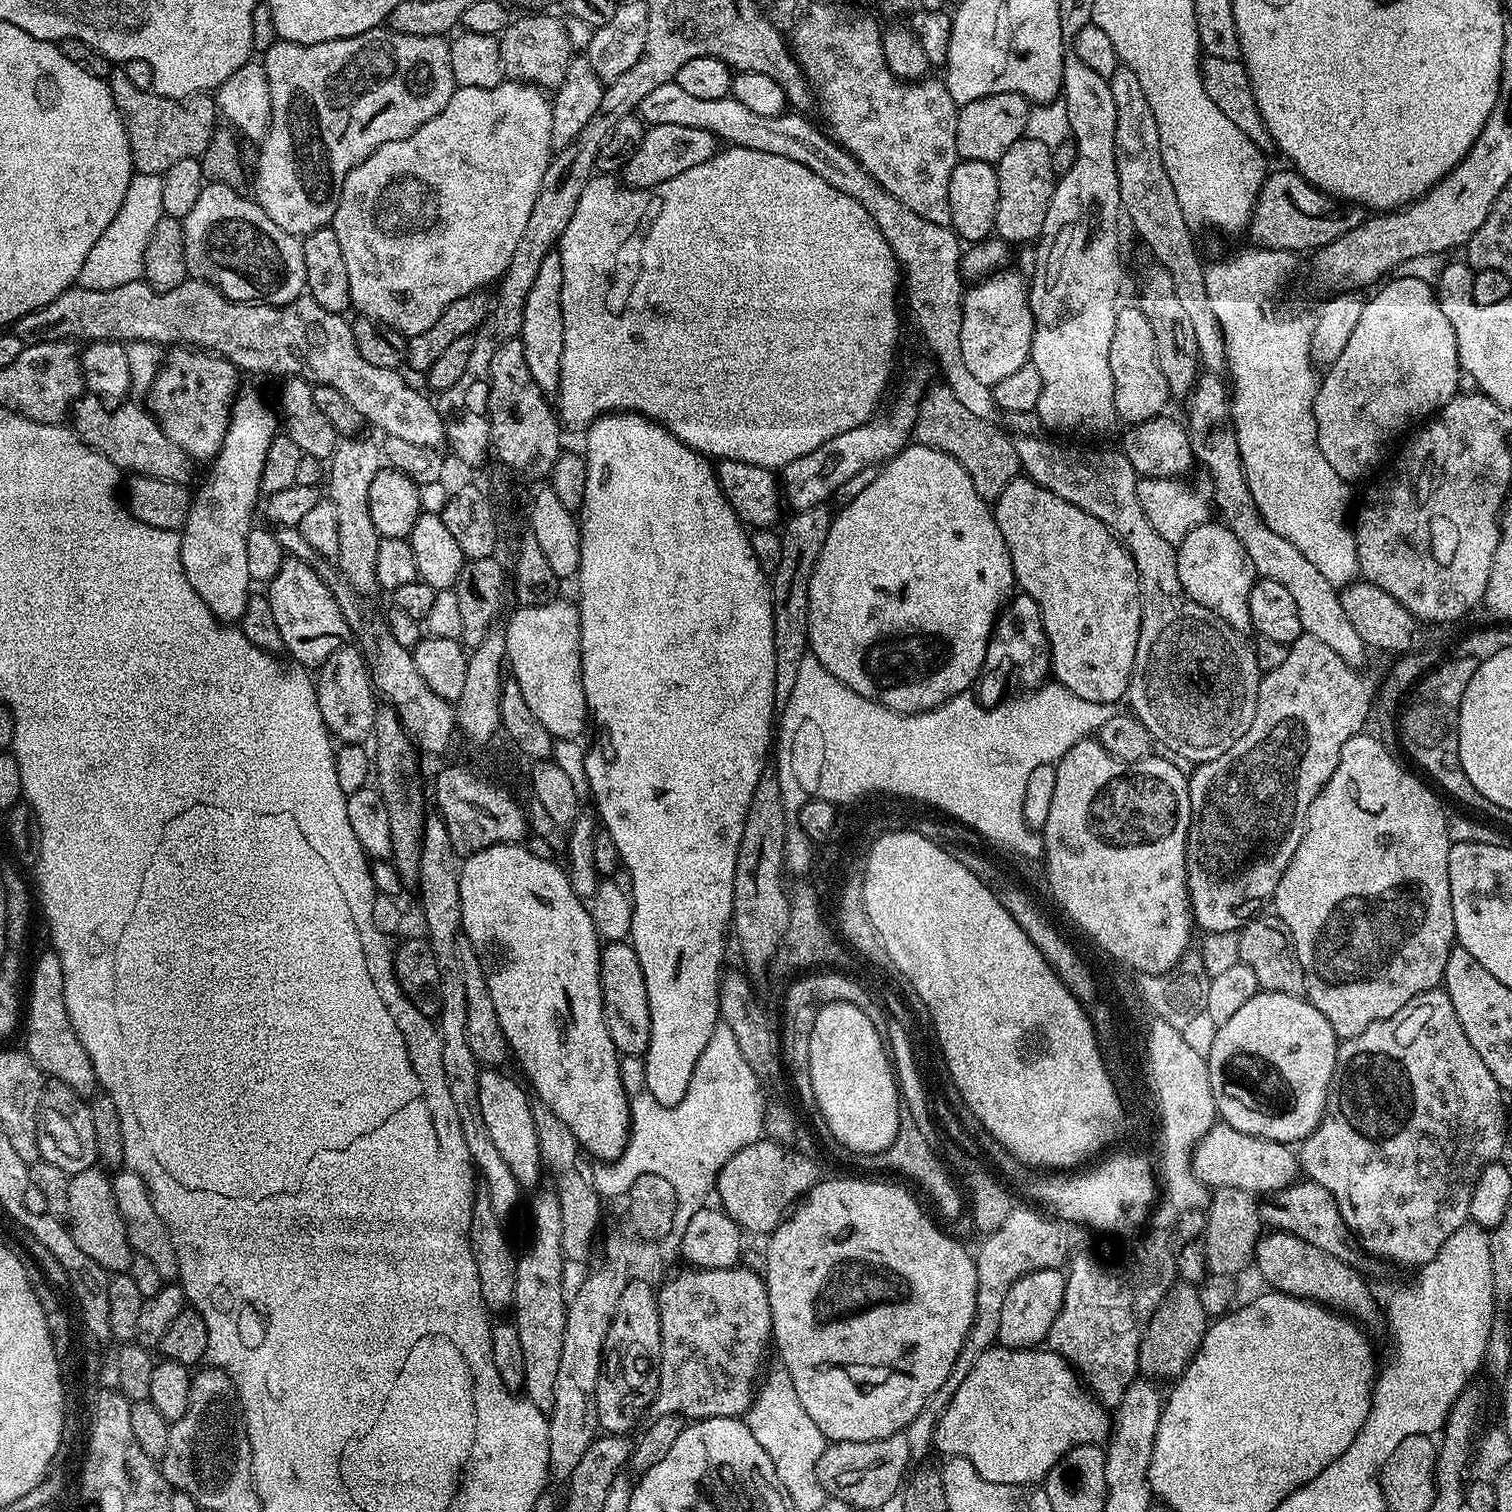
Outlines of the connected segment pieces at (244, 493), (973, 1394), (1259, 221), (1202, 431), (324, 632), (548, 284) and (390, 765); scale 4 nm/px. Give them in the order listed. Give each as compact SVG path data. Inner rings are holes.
M241 395L232 405L224 440L210 464L212 469L209 470L204 485L198 490L195 489L188 517L184 527L178 532L178 558L182 562L182 570L190 586L194 586L202 602L206 602L206 606L221 622L239 621L240 615L246 610L246 602L250 595L248 587L253 583L250 570L246 566L246 538L254 527L252 515L255 512L257 515L258 501L262 496L260 482L262 466L266 466L266 452L270 450L270 444L278 435L277 413L273 409L273 413L268 409L268 404L262 397L243 396Z
M993 1346L980 1353L976 1357L974 1366L970 1366L970 1374L966 1374L966 1378L962 1378L962 1382L958 1386L958 1390L954 1390L954 1394L950 1398L950 1402L944 1407L944 1411L939 1413L936 1422L936 1435L934 1437L935 1451L945 1452L945 1457L966 1458L966 1462L970 1462L970 1466L974 1466L974 1470L978 1470L978 1474L982 1474L982 1478L986 1478L986 1482L994 1482L995 1484L1026 1484L1036 1486L1043 1482L1048 1476L1048 1471L1057 1464L1067 1452L1072 1448L1077 1448L1080 1444L1099 1444L1103 1445L1110 1436L1110 1416L1106 1413L1105 1405L1101 1404L1099 1399L1082 1383L1081 1377L1074 1374L1074 1369L1068 1361L1051 1350L1041 1350L1035 1348L1017 1348L1015 1350L1005 1348L1003 1346Z
M1295 170L1287 171L1269 171L1263 186L1260 188L1260 193L1256 199L1256 206L1252 210L1252 219L1248 221L1248 227L1246 229L1247 235L1252 235L1251 243L1253 245L1262 248L1277 248L1283 252L1291 252L1293 254L1301 254L1300 252L1308 251L1308 253L1311 253L1317 248L1334 242L1342 233L1350 231L1354 226L1362 226L1362 222L1366 219L1366 212L1361 205L1348 204L1347 206L1341 207L1333 197L1325 196L1324 193L1318 191L1299 172Z
M1201 371L1196 384L1186 397L1188 403L1188 420L1186 427L1192 443L1192 455L1197 465L1208 467L1207 479L1213 492L1215 507L1222 515L1223 523L1235 534L1238 542L1246 550L1250 562L1254 566L1257 577L1261 580L1279 582L1294 597L1298 609L1298 622L1302 622L1304 632L1318 638L1318 642L1326 642L1334 654L1338 654L1346 663L1360 666L1364 660L1366 646L1362 638L1354 630L1354 626L1342 611L1342 602L1337 585L1326 582L1326 574L1307 561L1300 550L1286 538L1274 534L1270 526L1260 516L1258 506L1250 494L1246 482L1244 463L1238 450L1236 426L1232 419L1230 394L1220 382L1221 377L1215 372Z
M286 558L278 574L266 584L266 595L274 613L274 623L278 625L278 634L282 634L284 652L292 655L296 659L293 661L300 666L324 664L334 650L345 647L350 640L348 623L327 579L319 576L312 567L307 560Z
M559 251L546 254L538 274L534 277L534 286L526 297L526 310L522 314L522 330L519 334L522 350L526 354L526 367L534 374L534 382L546 394L552 394L560 386L560 367L564 349L564 319L562 318L562 258Z
M380 706L376 709L376 727L374 729L374 780L378 791L390 810L390 838L392 839L391 864L400 876L401 885L415 885L420 879L420 840L424 837L424 796L420 788L412 784L408 776L416 772L418 748L404 725L396 716L395 708Z

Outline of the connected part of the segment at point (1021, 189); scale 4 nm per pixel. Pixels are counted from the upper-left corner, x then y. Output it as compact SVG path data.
M1021 138L994 165L998 178L998 210L994 232L1009 246L1031 245L1046 222L1046 210L1050 210L1050 198L1058 179L1051 169L1051 152L1052 149L1042 142Z

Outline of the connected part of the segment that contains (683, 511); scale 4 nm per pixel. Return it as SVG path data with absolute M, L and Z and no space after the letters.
M610 412L598 417L587 425L588 437L584 440L582 455L586 466L586 498L582 502L578 513L580 522L580 600L578 607L580 610L580 653L582 654L582 686L586 694L586 702L590 713L591 723L596 723L596 741L587 745L584 757L586 758L586 778L588 779L588 790L590 800L596 803L594 809L603 831L614 838L614 846L618 846L620 863L623 871L628 871L628 876L632 879L630 883L630 895L632 897L632 935L630 943L632 949L638 954L638 962L642 962L642 974L646 978L646 998L650 1002L650 1046L644 1053L643 1059L647 1063L648 1073L645 1078L646 1090L660 1104L672 1108L686 1094L690 1086L690 1078L694 1074L694 1066L706 1050L706 1042L714 1034L720 1020L720 977L724 964L724 939L729 939L730 925L732 923L732 907L734 906L734 874L736 873L736 859L738 858L738 846L742 842L744 833L744 823L750 802L754 798L754 786L758 786L760 777L765 775L764 763L768 760L768 747L774 744L774 717L778 712L778 705L774 698L774 618L772 617L772 589L769 577L758 566L758 558L754 558L754 550L750 546L750 532L744 524L740 522L731 504L725 496L725 492L716 481L714 464L707 456L700 452L695 452L690 446L686 446L674 434L667 432L662 425L654 420L649 420L646 416L641 416L638 412Z

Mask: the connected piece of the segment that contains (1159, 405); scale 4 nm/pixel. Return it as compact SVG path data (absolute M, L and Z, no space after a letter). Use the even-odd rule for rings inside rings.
M1138 306L1117 307L1114 322L1114 339L1110 342L1110 378L1114 378L1114 406L1117 417L1131 426L1161 415L1170 403L1166 378L1158 370L1154 354L1154 334L1146 314Z

